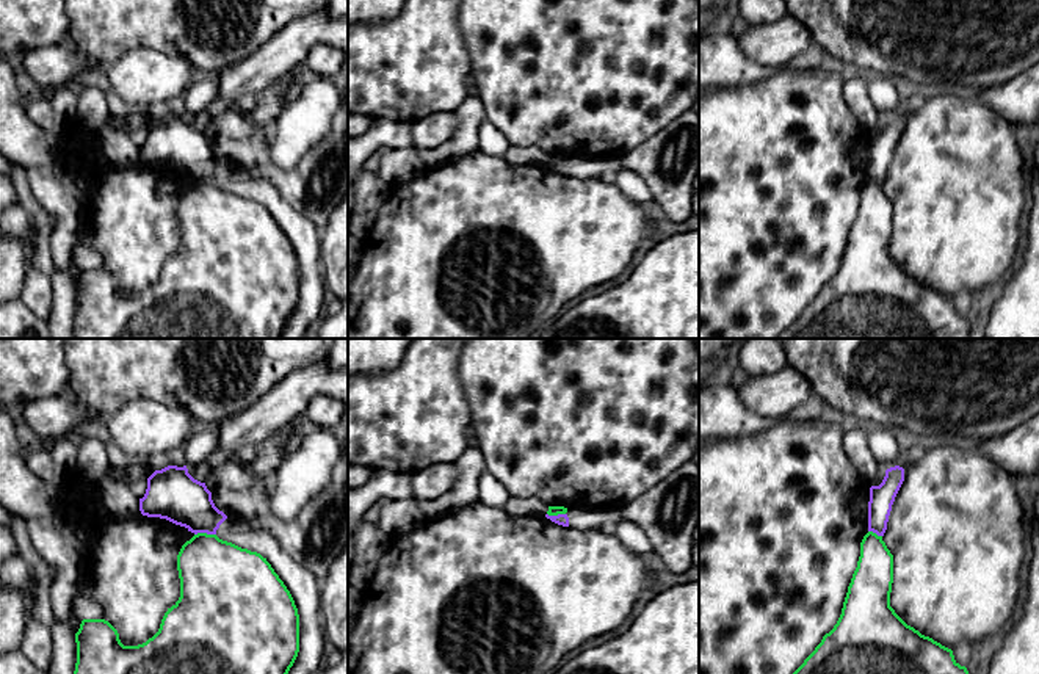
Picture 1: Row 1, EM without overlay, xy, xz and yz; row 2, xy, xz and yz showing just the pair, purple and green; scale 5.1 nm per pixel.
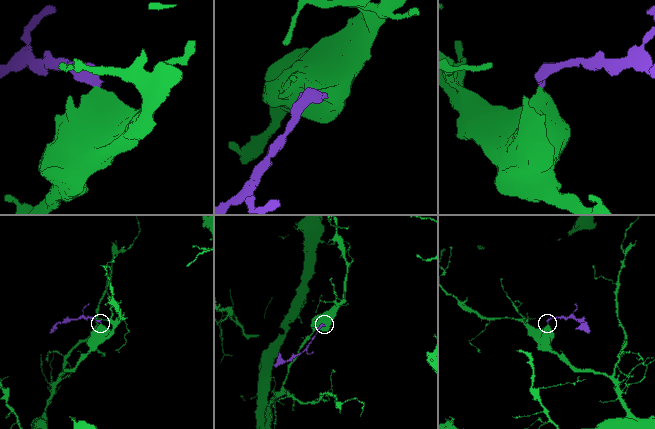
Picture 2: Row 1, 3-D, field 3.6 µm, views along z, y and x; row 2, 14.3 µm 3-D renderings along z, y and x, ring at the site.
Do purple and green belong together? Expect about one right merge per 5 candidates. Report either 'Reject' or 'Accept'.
Reject

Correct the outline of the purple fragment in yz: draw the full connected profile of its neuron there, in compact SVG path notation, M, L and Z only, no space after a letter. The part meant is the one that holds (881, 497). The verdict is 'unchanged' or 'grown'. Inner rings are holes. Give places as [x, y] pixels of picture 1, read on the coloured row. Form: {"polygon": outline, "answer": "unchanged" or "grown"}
{"polygon": "M900 466L885 470L879 486L870 487L868 531L884 536L895 497L904 481L904 469Z", "answer": "unchanged"}

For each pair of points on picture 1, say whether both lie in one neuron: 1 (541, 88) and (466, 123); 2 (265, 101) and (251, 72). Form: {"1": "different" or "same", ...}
{"1": "different", "2": "different"}

